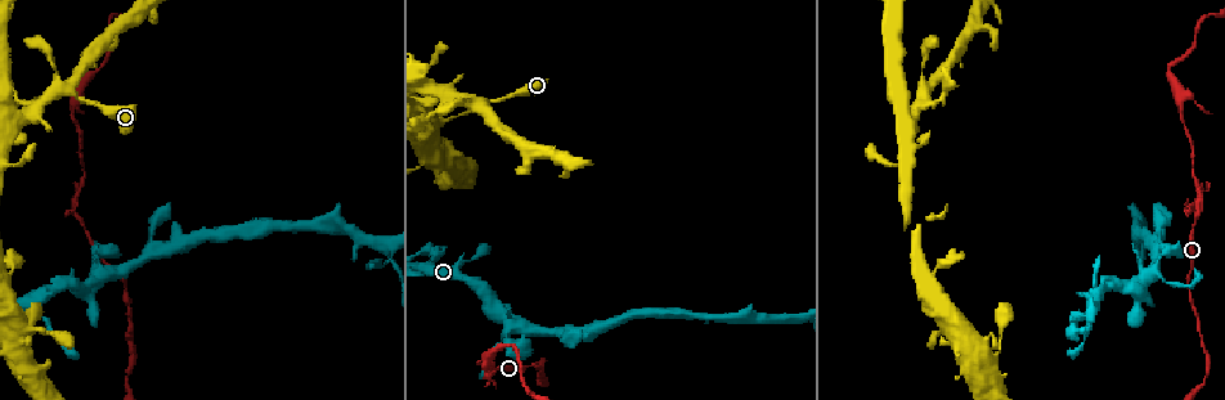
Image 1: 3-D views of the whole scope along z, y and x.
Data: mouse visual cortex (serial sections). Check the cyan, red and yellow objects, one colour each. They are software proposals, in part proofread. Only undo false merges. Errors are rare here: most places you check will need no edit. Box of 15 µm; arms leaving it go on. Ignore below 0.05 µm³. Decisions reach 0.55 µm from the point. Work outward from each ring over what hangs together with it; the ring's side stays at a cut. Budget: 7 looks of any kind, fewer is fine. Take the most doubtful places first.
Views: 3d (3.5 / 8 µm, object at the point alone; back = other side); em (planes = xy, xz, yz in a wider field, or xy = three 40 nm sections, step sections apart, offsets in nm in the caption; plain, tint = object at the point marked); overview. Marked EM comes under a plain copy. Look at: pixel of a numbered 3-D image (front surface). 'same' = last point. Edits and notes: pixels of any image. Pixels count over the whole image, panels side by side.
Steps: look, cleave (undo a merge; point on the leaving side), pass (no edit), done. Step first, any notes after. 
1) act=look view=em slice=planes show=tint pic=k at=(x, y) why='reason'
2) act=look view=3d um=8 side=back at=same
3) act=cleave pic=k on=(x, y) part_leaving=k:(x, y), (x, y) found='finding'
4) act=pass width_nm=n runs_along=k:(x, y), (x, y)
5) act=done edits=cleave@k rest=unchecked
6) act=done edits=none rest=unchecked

act=look view=3d um=3.5 pic=1 at=(497, 368) why='a narrow waist'

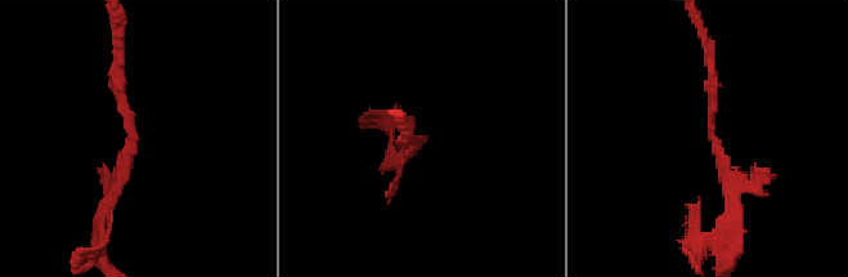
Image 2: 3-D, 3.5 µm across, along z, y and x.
act=look view=em slice=planes show=tint pic=2 at=(420, 141) arm_widths_nm=100,150 why='now the EM'

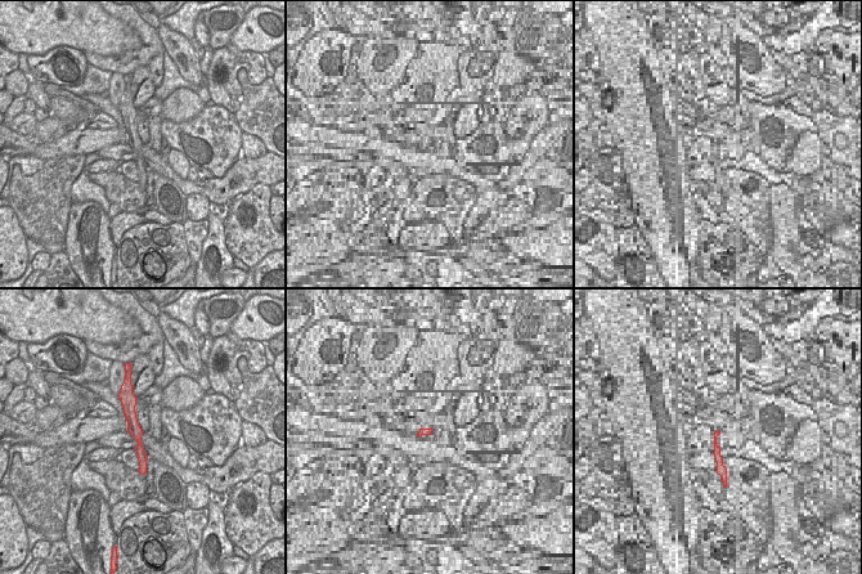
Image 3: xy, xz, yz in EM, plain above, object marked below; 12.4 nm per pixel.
act=pass runs_along=2:(732, 201), (713, 138), (707, 44) found='continuous, no second cell'

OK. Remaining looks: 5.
act=look view=3d um=3.5 pic=1 at=(96, 70) why='thin neck'

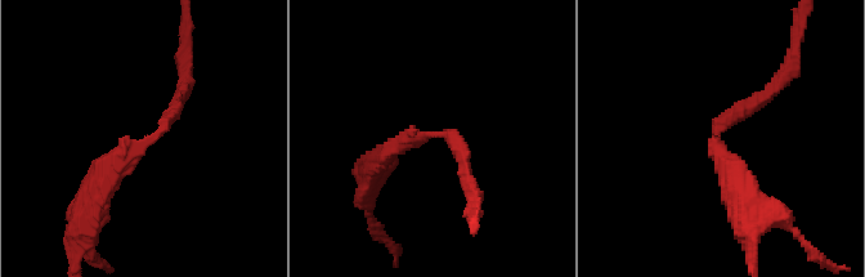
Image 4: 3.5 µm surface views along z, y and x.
act=look view=em slice=xy step=3 show=tint pic=4 at=(715, 144) arm_widths_nm=200,250

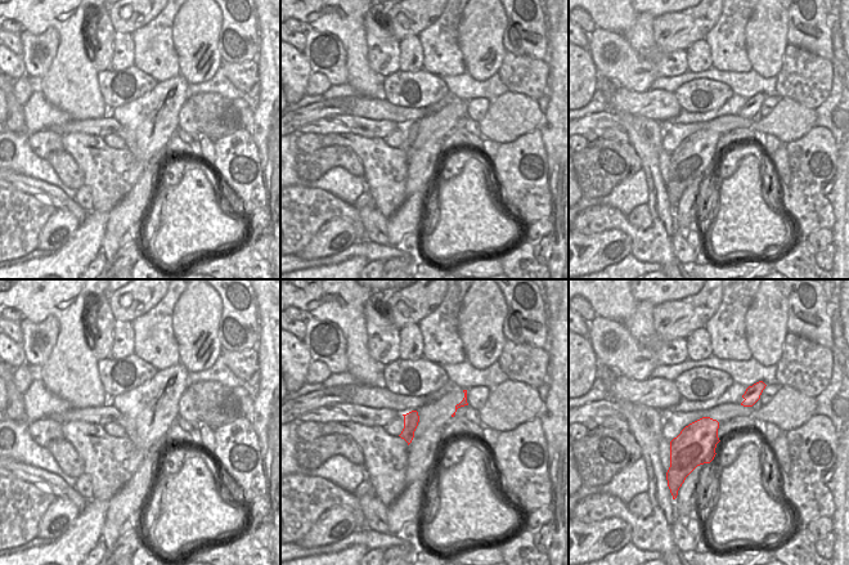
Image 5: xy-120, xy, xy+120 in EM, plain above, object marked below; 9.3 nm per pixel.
act=look view=em slice=planes show=tint at=same

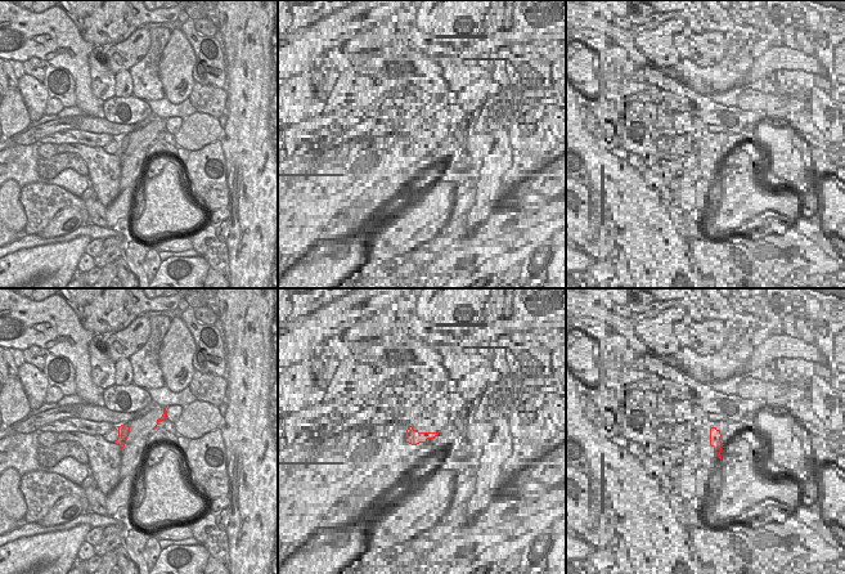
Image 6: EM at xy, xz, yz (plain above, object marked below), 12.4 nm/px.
act=pass width_nm=140 runs_along=4:(95, 195), (128, 147), (158, 135), (183, 92) found='one cell here'

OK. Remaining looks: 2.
act=look view=3d um=8 pic=1 at=(69, 88) why='thin arm on a thick one'

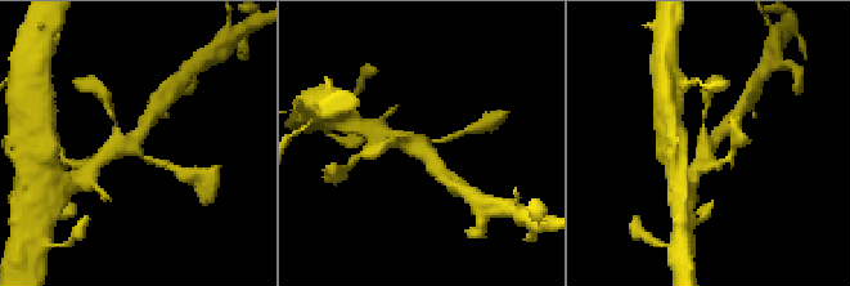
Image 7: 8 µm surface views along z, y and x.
act=look view=em slice=xy step=1 show=tint pic=7 at=(130, 145) arms=4 arm_widths_nm=150,150,400,500 why='shape alone is not enough'

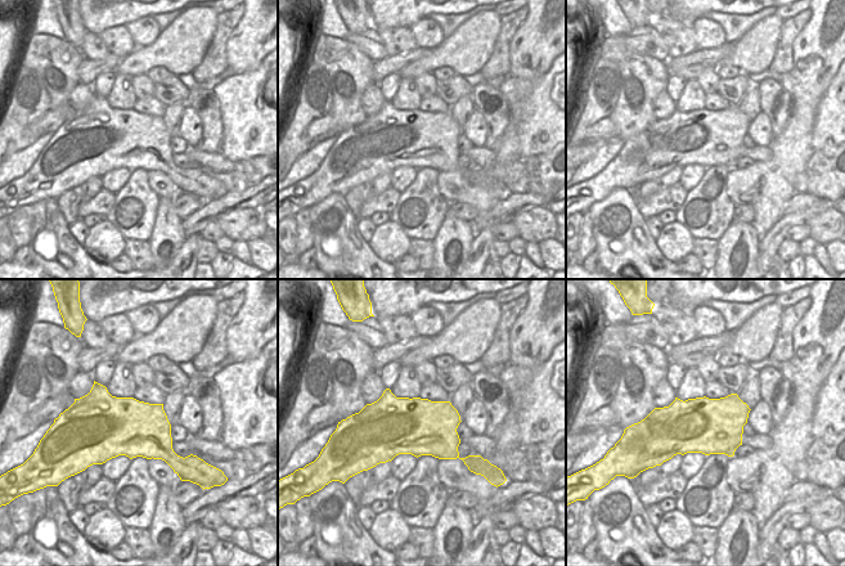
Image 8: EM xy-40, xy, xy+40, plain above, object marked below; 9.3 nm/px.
act=pass width_nm=550 runs_along=7:(163, 164), (129, 144), (99, 161) found='all the same cell'

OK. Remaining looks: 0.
act=done edits=none rest=unchecked

